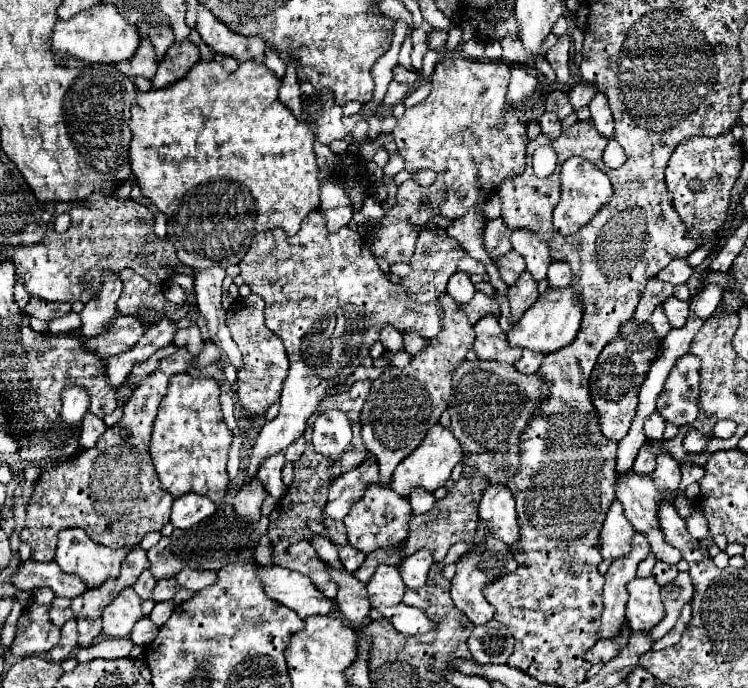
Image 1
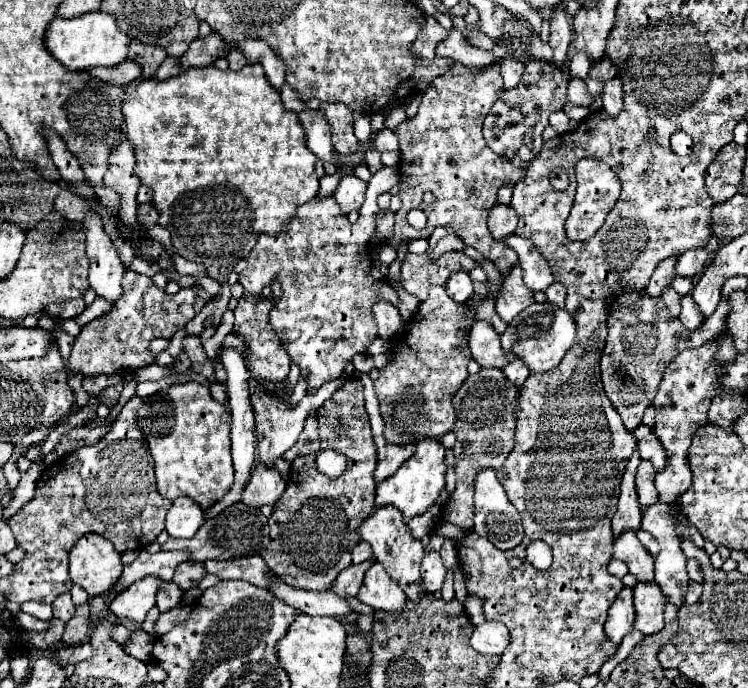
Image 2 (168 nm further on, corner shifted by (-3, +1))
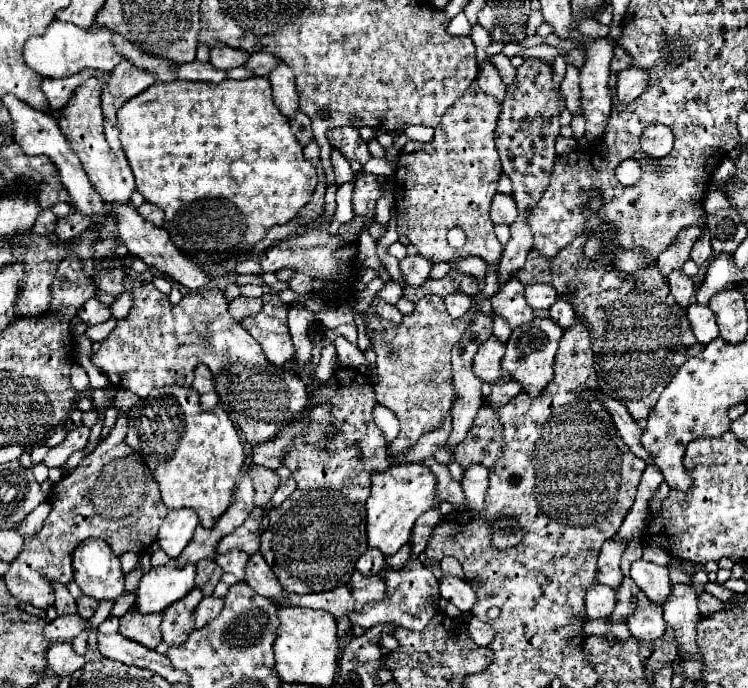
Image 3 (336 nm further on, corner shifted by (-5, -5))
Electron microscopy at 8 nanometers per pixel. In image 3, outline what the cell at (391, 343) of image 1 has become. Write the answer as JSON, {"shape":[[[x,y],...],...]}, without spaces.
{"shape":[[[384,300],[378,302],[376,314],[382,316],[382,318],[386,318],[386,320],[390,320],[390,322],[394,322],[394,324],[398,324],[402,320],[402,314],[398,312],[398,308],[392,306],[392,304],[388,304],[388,302],[384,302]]]}

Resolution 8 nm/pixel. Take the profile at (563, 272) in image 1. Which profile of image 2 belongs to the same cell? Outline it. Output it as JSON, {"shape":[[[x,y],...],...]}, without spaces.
{"shape":[[[554,282],[548,290],[546,290],[546,298],[548,298],[548,302],[552,302],[552,304],[556,304],[556,306],[564,306],[564,302],[566,302],[566,286],[562,286],[560,282]]]}

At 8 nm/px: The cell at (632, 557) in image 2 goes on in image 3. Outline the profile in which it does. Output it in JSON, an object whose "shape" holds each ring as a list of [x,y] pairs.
{"shape":[[[634,562],[630,578],[638,584],[638,588],[648,596],[648,600],[656,606],[662,606],[664,600],[672,594],[672,584],[666,566],[656,566],[652,562]]]}

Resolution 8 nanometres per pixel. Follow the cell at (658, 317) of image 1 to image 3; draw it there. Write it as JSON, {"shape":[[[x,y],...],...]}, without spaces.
{"shape":[[[672,272],[672,276],[668,276],[668,284],[670,284],[670,292],[676,296],[678,304],[688,306],[690,304],[690,296],[694,294],[694,282],[692,278],[688,278],[684,272]]]}

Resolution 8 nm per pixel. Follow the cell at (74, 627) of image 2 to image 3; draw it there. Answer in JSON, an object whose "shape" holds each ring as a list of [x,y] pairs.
{"shape":[[[84,594],[80,598],[76,598],[76,602],[78,602],[78,614],[82,618],[92,618],[92,614],[98,608],[98,600],[92,600],[90,596],[84,596]]]}

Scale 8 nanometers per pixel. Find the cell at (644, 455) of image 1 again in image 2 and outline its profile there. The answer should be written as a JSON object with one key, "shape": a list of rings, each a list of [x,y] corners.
{"shape":[[[642,460],[638,466],[638,472],[636,472],[636,490],[638,490],[642,510],[658,500],[658,492],[654,488],[654,476],[656,476],[654,466],[650,466],[650,462]]]}

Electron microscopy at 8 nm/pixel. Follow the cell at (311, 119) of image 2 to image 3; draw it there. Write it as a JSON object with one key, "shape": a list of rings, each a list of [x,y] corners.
{"shape":[[[332,150],[332,158],[330,160],[332,160],[332,168],[334,168],[338,184],[346,184],[346,182],[354,180],[354,172],[352,172],[348,160],[338,150]]]}

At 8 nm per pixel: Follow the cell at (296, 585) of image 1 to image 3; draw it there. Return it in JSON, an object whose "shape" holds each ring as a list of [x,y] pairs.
{"shape":[[[226,552],[224,556],[216,556],[216,564],[222,566],[224,572],[234,574],[238,580],[244,580],[244,566],[248,562],[248,556],[244,552]]]}

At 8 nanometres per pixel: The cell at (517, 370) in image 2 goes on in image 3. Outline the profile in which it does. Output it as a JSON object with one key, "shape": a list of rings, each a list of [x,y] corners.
{"shape":[[[514,380],[504,382],[504,384],[494,384],[492,390],[490,390],[490,396],[486,396],[486,406],[490,406],[490,408],[506,406],[520,392],[522,392],[520,384],[514,382]]]}

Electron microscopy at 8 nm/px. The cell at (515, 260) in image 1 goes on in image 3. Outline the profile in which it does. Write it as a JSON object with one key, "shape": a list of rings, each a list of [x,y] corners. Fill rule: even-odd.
{"shape":[[[474,82],[442,116],[442,122],[434,130],[434,138],[430,142],[426,144],[408,142],[398,154],[396,172],[394,172],[394,202],[396,202],[396,216],[398,216],[398,234],[404,234],[410,240],[410,244],[418,248],[420,256],[436,262],[448,262],[456,256],[478,256],[488,264],[496,264],[500,260],[502,244],[496,240],[494,224],[488,216],[488,208],[492,196],[496,194],[496,184],[502,172],[495,146],[498,116],[500,116],[500,104],[496,104],[492,96],[484,94],[480,86]],[[454,226],[462,228],[466,234],[466,244],[460,250],[450,248],[446,242],[446,234]]]}

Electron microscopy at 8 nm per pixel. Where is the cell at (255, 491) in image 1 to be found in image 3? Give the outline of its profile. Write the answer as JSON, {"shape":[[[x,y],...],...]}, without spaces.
{"shape":[[[252,466],[248,468],[248,472],[252,472],[252,482],[254,482],[254,504],[256,506],[262,506],[266,508],[272,494],[276,492],[278,484],[280,484],[280,478],[274,470],[270,468],[264,468],[264,466]]]}

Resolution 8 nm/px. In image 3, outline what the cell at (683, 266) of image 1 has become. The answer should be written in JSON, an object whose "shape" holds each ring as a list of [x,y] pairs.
{"shape":[[[704,230],[704,236],[700,236],[700,238],[696,240],[690,258],[692,258],[698,266],[704,266],[712,256],[714,256],[714,252],[712,252],[712,248],[710,248],[710,236],[708,236],[708,230]]]}

